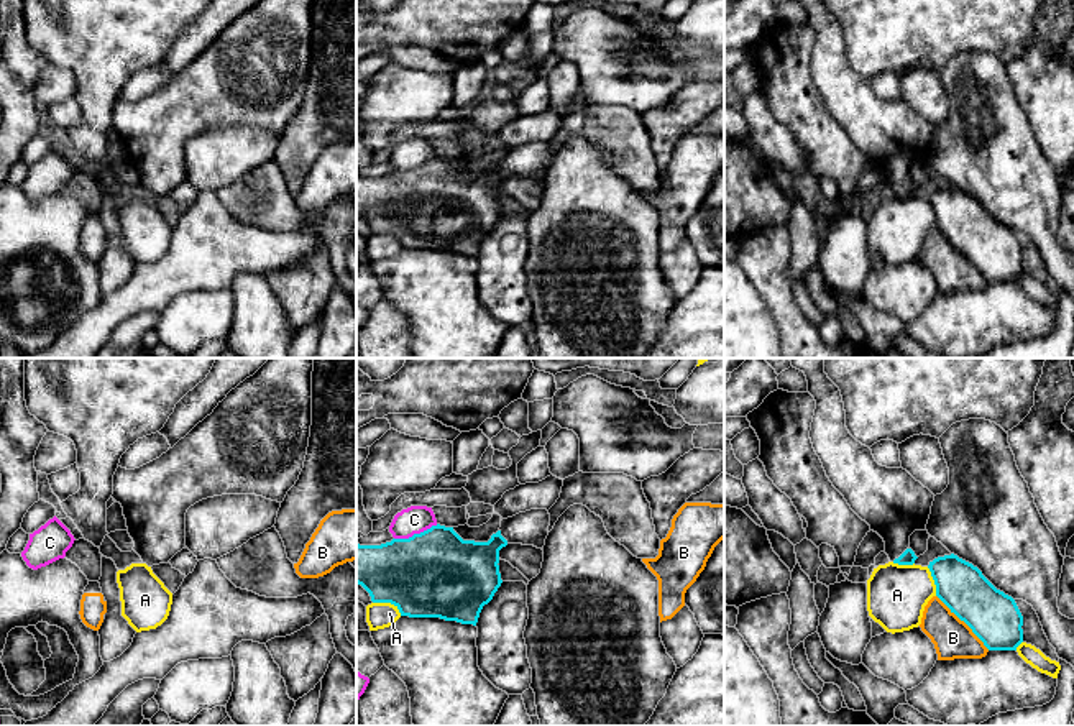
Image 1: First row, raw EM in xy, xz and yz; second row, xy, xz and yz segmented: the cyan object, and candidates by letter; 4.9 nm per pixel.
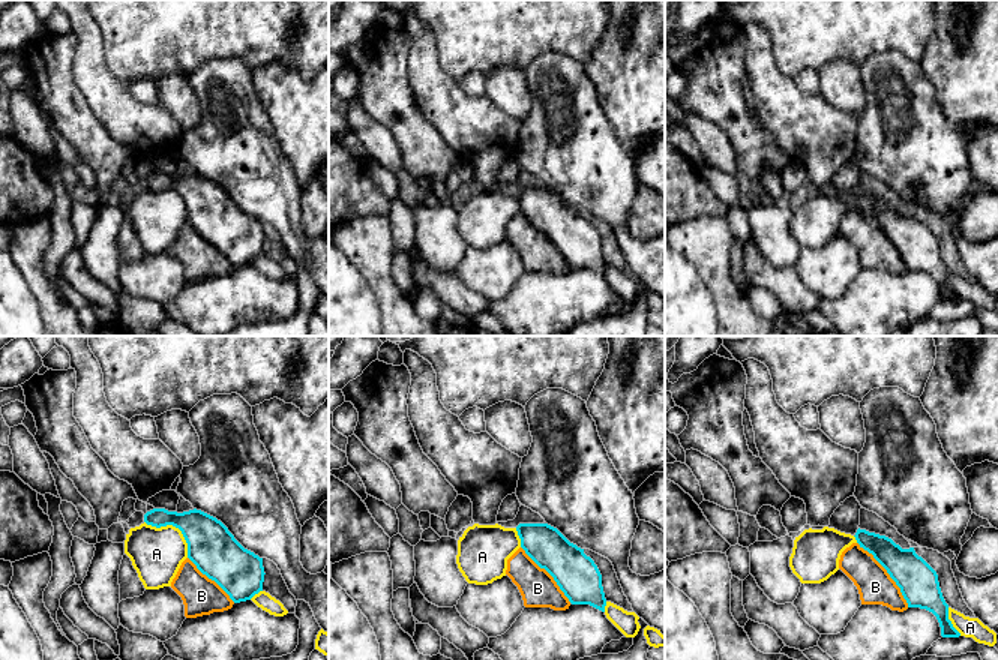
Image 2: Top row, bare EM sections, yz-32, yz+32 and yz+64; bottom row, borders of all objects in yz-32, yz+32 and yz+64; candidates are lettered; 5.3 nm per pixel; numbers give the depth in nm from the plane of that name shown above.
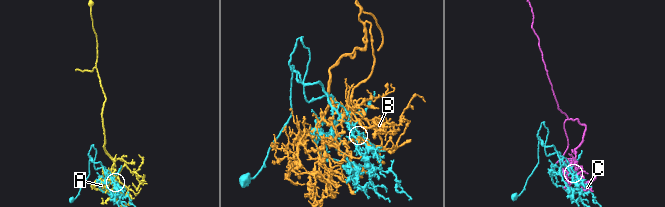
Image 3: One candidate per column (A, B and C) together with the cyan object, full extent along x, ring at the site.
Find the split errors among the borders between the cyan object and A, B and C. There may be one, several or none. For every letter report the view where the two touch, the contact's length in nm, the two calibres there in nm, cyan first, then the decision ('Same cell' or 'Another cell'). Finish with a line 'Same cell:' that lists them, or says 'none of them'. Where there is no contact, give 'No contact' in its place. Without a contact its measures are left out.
A: Touches cyan in xz. Shared border 160 nm. Thickness 420 nm (cyan) against 130 nm. Another cell
B: Touches cyan in yz. Shared border 380 nm. Thickness 260 nm (cyan) against 190 nm. Another cell
C: Touches cyan in xz. Shared border 220 nm. Thickness 440 nm (cyan) against 140 nm. Another cell
Same cell: none of them

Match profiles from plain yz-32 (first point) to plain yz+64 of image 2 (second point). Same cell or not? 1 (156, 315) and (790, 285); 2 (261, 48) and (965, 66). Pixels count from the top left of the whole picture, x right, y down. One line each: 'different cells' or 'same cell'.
1: same cell
2: different cells

